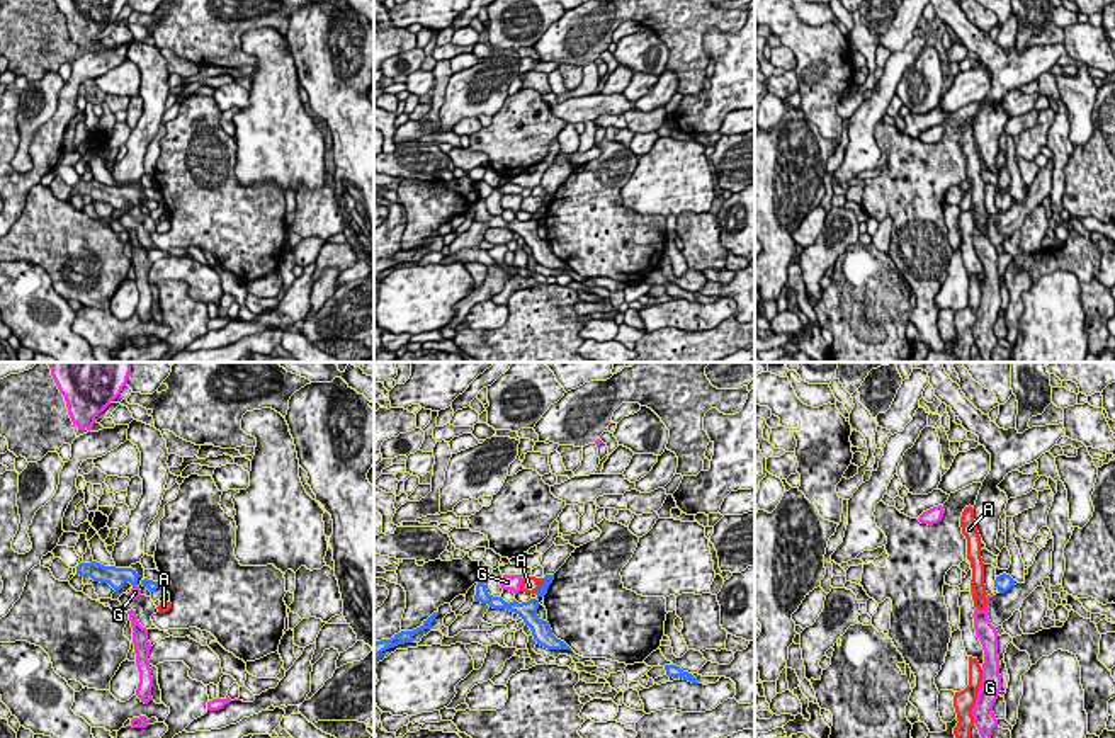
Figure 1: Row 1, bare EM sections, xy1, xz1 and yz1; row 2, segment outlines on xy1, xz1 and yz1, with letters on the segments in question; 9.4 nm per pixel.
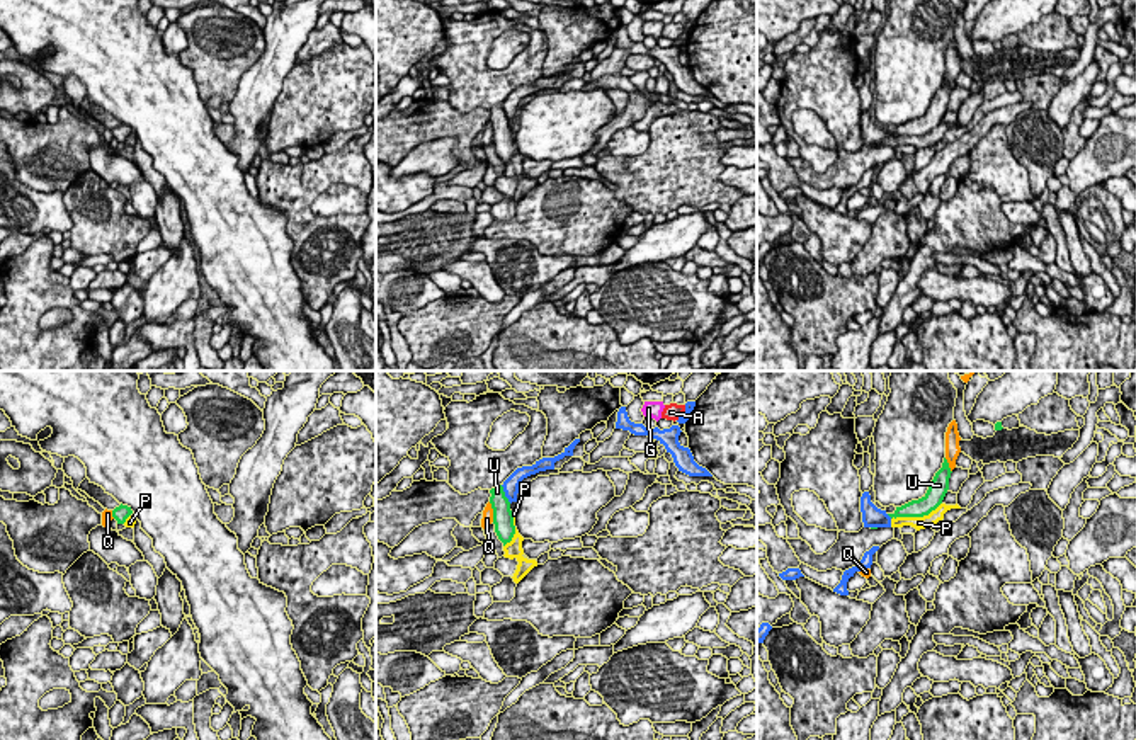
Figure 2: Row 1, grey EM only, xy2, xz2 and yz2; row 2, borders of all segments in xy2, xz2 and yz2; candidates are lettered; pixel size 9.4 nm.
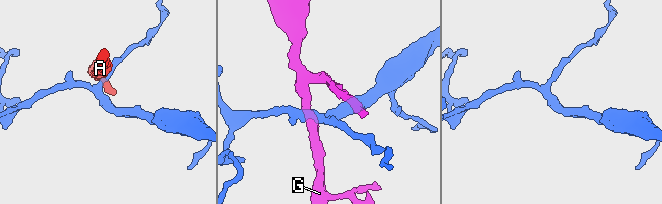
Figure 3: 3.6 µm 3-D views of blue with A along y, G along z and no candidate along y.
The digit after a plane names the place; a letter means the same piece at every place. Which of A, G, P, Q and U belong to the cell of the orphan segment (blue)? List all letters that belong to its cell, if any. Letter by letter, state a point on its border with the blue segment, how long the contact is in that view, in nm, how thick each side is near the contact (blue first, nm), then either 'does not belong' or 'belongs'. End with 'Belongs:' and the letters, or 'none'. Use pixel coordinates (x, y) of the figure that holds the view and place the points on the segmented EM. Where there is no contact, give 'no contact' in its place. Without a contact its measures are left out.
A: xz1 (541, 587) | 180 nm | 90/160 nm | does not belong
G: xy1 (135, 584) | 60 nm | 190/100 nm | does not belong
P: yz2 (890, 523) | 80 nm | 190/100 nm | belongs
Q: yz2 (863, 569) | 110 nm | 120/90 nm | does not belong
U: xz2 (505, 494) | 200 nm | 160/190 nm | does not belong
Belongs: P

